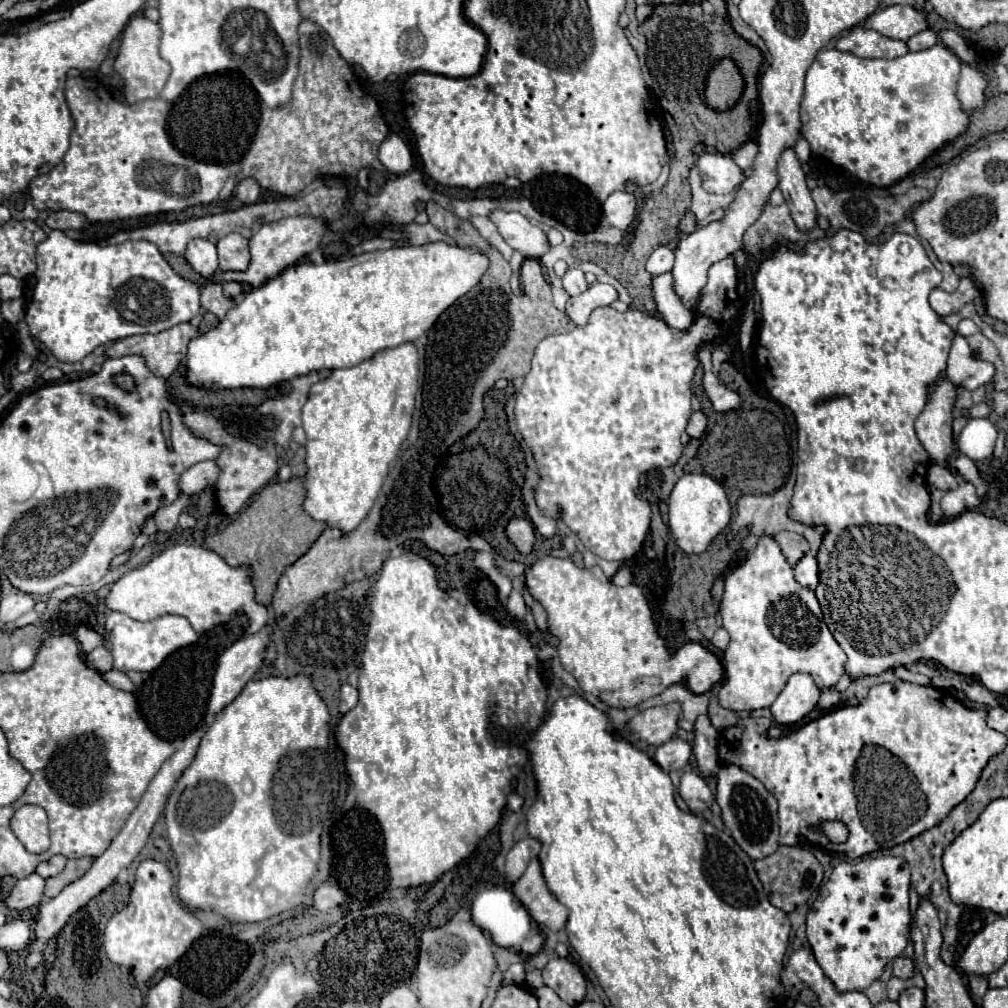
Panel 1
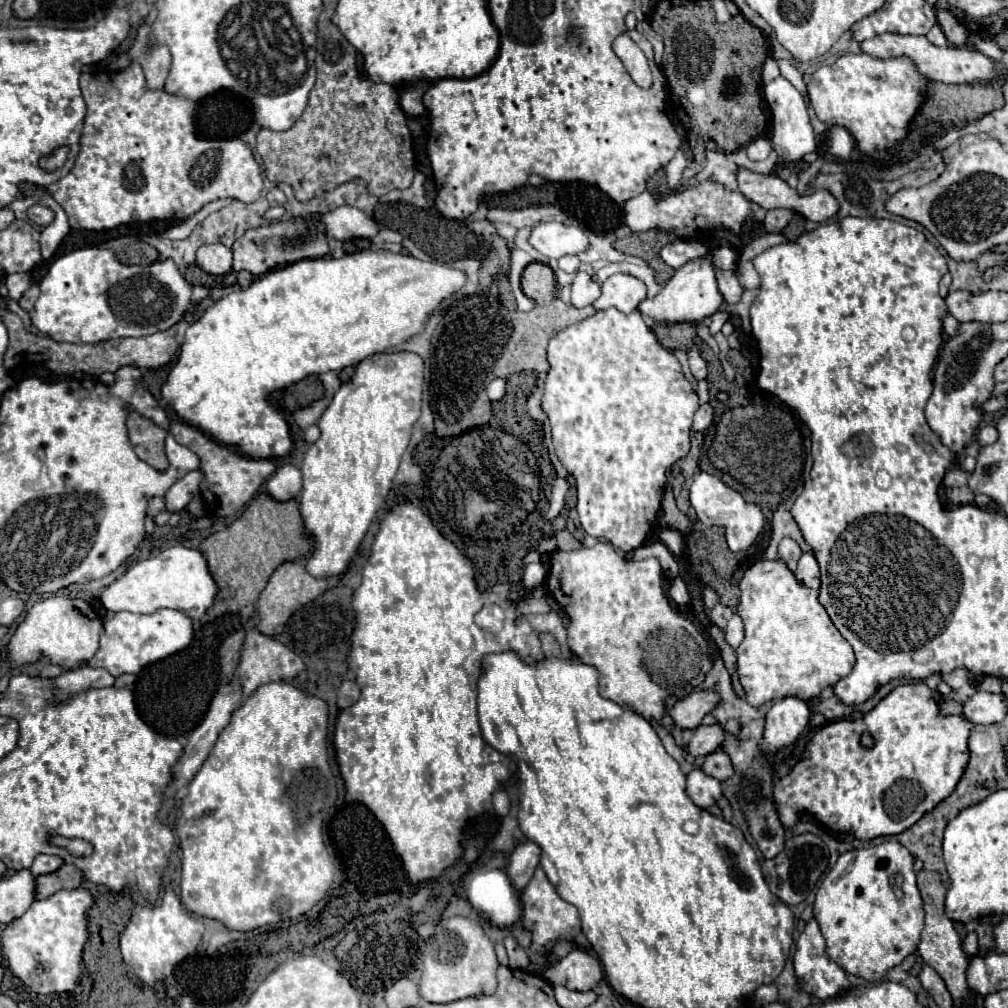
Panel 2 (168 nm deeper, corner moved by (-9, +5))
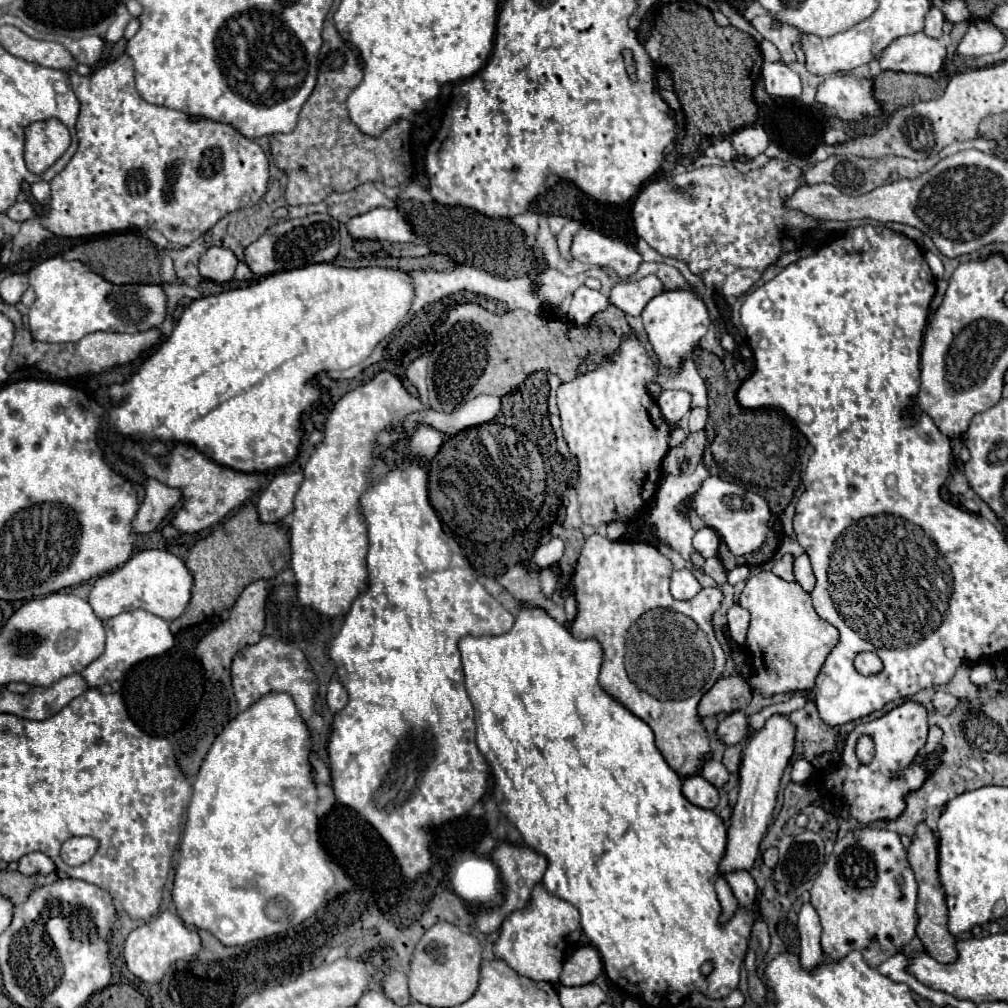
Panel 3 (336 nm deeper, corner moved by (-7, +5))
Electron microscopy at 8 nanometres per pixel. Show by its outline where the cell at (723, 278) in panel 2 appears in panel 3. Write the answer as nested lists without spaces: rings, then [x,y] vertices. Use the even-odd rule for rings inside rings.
[[[581,228],[571,240],[571,254],[579,262],[597,264],[615,270],[621,278],[631,276],[641,264],[641,254],[633,248],[627,248],[621,242],[609,240],[603,234]]]

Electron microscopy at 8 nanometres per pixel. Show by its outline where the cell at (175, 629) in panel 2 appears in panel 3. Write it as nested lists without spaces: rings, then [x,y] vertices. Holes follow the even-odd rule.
[[[127,610],[127,612],[107,620],[105,634],[107,634],[107,642],[105,642],[103,654],[81,672],[91,688],[99,688],[105,682],[121,680],[133,664],[137,664],[145,658],[161,656],[175,646],[175,636],[169,628],[169,622],[147,612],[147,610]]]

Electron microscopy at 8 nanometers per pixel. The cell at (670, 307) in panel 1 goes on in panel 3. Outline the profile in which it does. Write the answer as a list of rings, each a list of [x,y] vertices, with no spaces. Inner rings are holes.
[[[681,392],[679,396],[673,396],[673,402],[671,402],[671,398],[667,398],[667,400],[665,400],[663,396],[659,396],[659,398],[657,398],[657,402],[659,402],[661,412],[663,412],[663,416],[667,418],[667,422],[669,422],[669,424],[679,426],[681,418],[689,412],[691,396],[689,396],[687,392]],[[665,402],[667,402],[667,408],[665,408]],[[671,404],[673,404],[673,406],[671,406]]]

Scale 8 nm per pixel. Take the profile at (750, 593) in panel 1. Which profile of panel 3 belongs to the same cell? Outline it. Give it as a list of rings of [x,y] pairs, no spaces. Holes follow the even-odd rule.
[[[763,570],[747,578],[739,606],[747,608],[751,614],[747,632],[747,646],[755,652],[753,676],[749,678],[751,690],[759,692],[763,698],[813,690],[827,652],[839,644],[839,632],[819,618],[811,596],[797,582],[787,582]]]

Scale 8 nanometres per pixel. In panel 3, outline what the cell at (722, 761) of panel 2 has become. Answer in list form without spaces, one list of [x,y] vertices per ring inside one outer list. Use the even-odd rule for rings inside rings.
[[[707,760],[705,766],[703,766],[703,770],[701,770],[701,776],[705,780],[709,780],[711,784],[715,784],[717,788],[721,788],[729,780],[727,768],[721,762],[717,762],[717,760]]]

